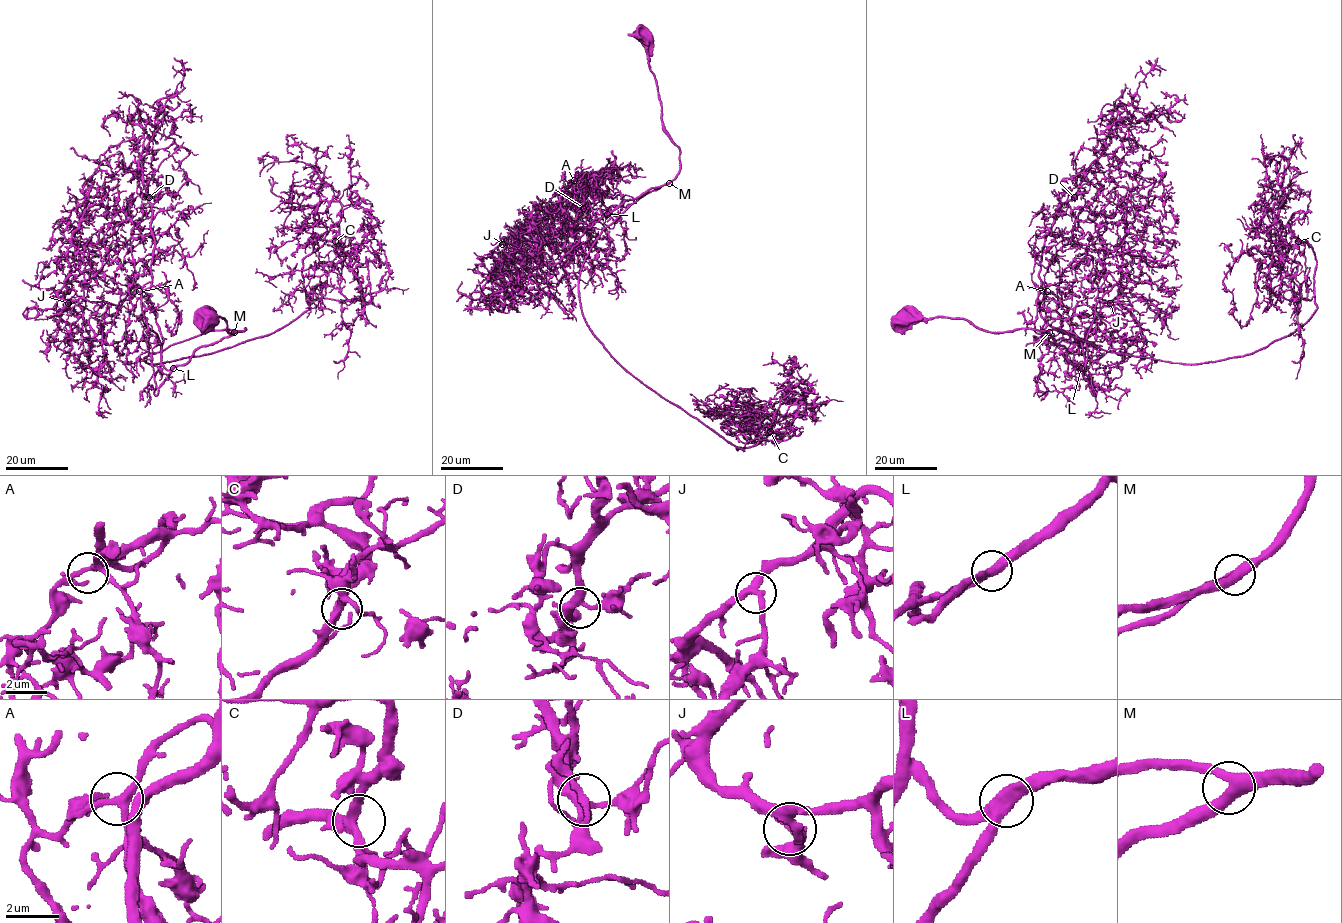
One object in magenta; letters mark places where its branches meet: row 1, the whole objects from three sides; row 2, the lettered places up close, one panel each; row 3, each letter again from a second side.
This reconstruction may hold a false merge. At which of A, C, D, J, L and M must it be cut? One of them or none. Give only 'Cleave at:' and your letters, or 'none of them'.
Cleave at: none of them

